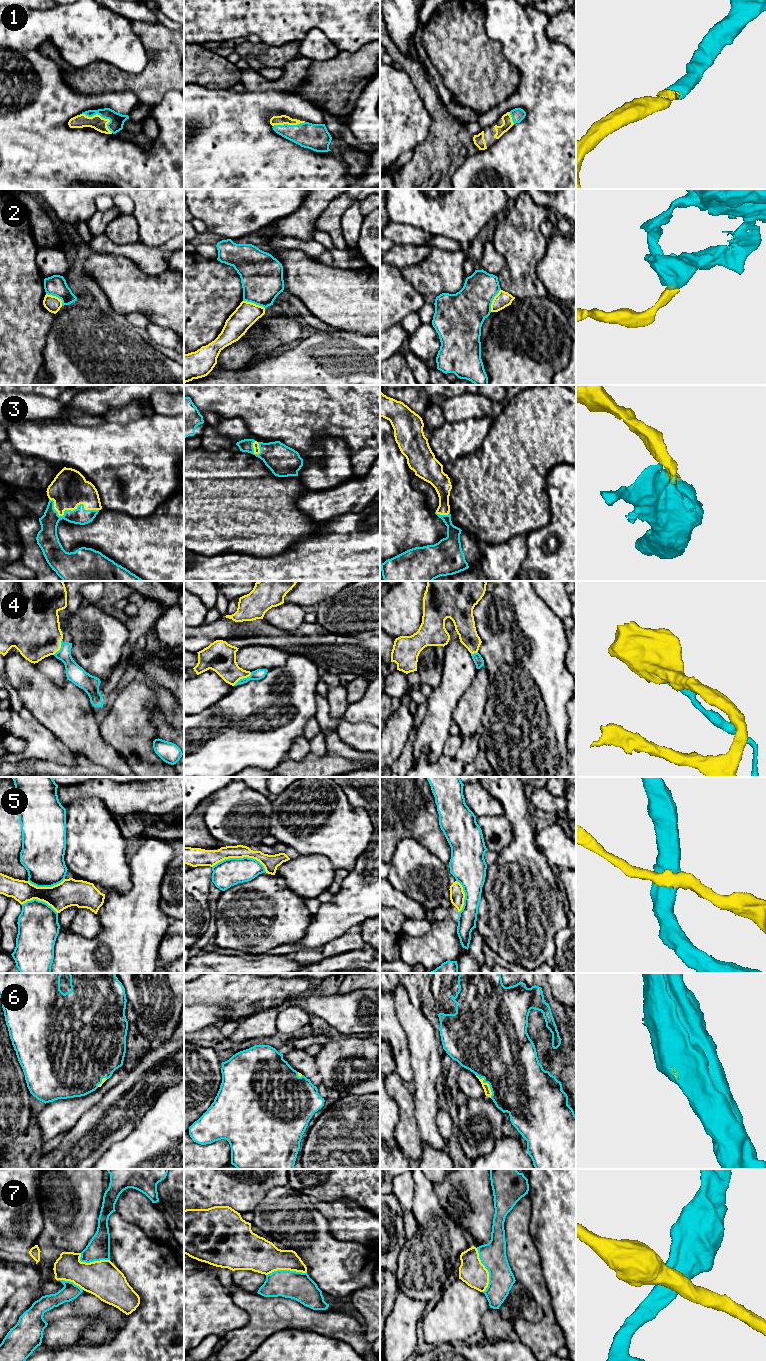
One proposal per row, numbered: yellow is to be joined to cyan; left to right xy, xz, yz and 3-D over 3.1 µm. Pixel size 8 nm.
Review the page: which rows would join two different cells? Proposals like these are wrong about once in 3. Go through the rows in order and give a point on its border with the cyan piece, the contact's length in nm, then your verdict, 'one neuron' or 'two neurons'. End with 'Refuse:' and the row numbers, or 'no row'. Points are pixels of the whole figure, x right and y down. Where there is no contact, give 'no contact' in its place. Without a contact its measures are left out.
1: meets cyan in xy at (102, 117); contact 300 nm long; one neuron
2: meets cyan in yz at (492, 300); contact 200 nm long; two neurons
3: meets cyan in xy at (70, 510); contact 420 nm long; one neuron
4: meets cyan in xz at (243, 678); contact 190 nm long; two neurons
5: meets cyan in xz at (240, 858); contact 440 nm long; two neurons
6: meets cyan in yz at (488, 1083); contact 240 nm long; one neuron
7: meets cyan in yz at (487, 1269); contact 360 nm long; two neurons
Refuse: 2, 4, 5, 7

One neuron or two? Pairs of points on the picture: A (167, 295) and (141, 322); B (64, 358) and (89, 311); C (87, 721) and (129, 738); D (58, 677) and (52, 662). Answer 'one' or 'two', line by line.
A: two
B: one
C: two
D: one

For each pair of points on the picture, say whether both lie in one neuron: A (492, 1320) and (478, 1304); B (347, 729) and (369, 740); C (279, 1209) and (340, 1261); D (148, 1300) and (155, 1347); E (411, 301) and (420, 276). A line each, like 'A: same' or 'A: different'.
A: different
B: same
C: same
D: same
E: different

